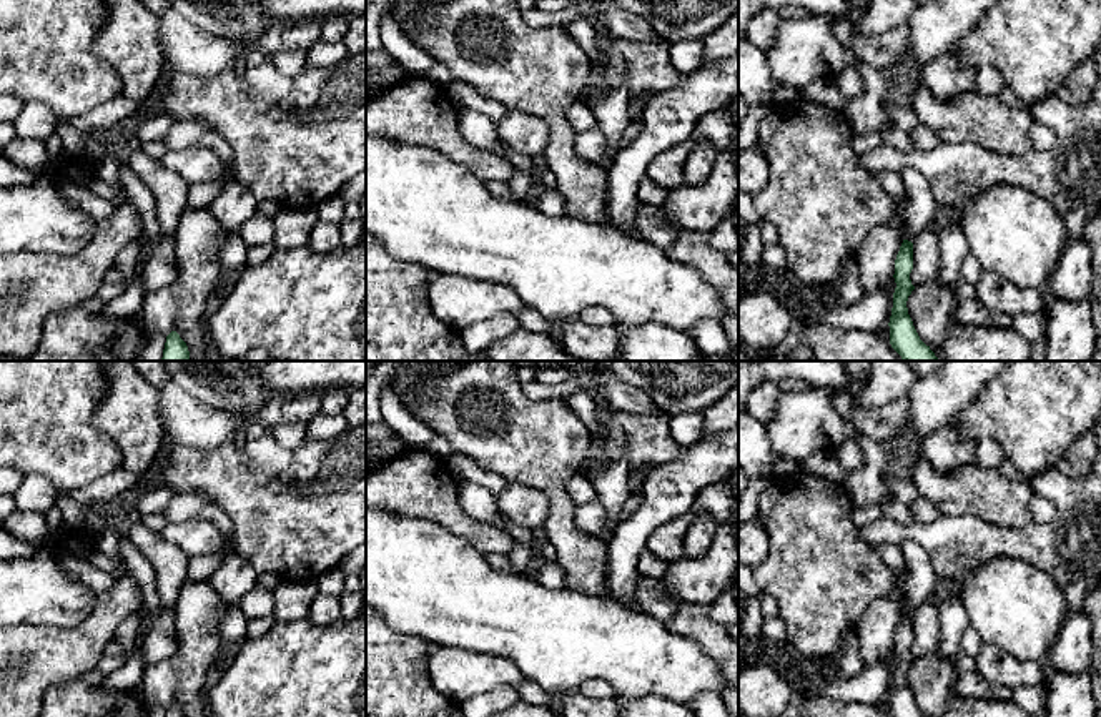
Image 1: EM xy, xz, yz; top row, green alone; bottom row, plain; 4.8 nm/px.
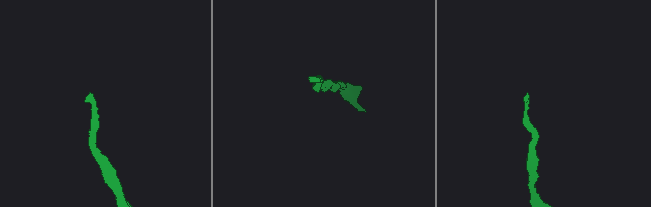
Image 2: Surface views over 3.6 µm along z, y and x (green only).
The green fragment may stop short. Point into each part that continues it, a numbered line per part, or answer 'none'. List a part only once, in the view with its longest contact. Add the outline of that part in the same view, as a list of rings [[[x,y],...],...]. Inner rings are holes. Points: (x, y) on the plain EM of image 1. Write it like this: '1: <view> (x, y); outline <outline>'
1: yz (920, 583); outline [[[903,541],[900,547],[905,557],[906,612],[913,616],[931,596],[940,594],[943,586],[928,554],[916,541]]]

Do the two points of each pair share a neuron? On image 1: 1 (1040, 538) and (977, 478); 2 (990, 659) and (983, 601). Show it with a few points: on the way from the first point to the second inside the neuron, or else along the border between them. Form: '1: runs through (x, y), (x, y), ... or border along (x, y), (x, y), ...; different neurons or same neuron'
1: border along (988, 521), (1015, 528), (1031, 523); different neurons
2: border along (983, 642), (1025, 661); different neurons

